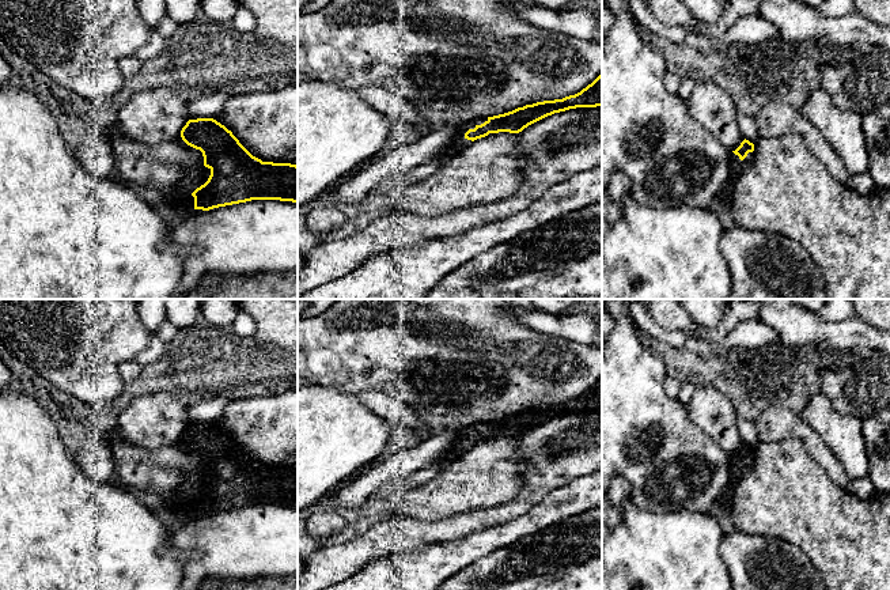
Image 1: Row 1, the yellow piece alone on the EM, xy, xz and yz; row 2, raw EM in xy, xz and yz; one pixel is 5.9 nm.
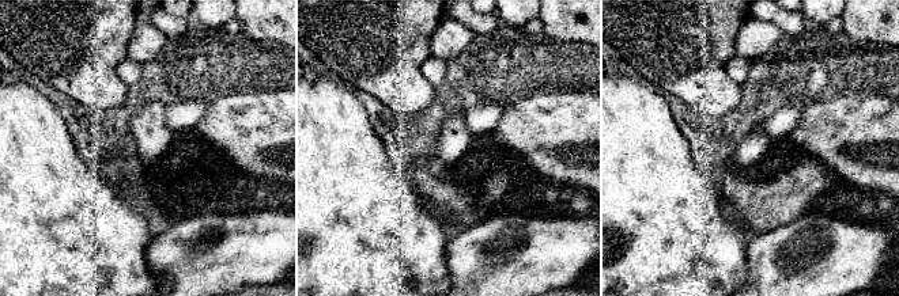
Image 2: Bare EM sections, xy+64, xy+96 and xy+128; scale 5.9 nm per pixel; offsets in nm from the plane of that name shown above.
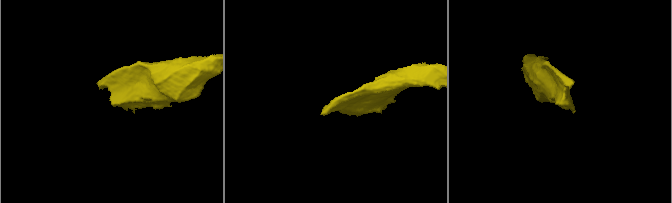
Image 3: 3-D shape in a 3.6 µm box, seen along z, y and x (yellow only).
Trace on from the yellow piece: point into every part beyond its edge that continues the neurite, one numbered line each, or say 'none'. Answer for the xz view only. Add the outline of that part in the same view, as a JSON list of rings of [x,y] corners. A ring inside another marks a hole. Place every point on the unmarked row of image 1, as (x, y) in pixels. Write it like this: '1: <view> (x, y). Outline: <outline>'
1: xz (458, 447). Outline: [[[488,421],[459,427],[457,438],[454,439],[446,454],[440,458],[440,462],[447,464],[452,458],[461,457],[463,453],[470,450],[473,446],[467,445],[465,442],[465,438],[469,434],[474,434],[477,430],[484,428],[485,426],[488,426]]]

